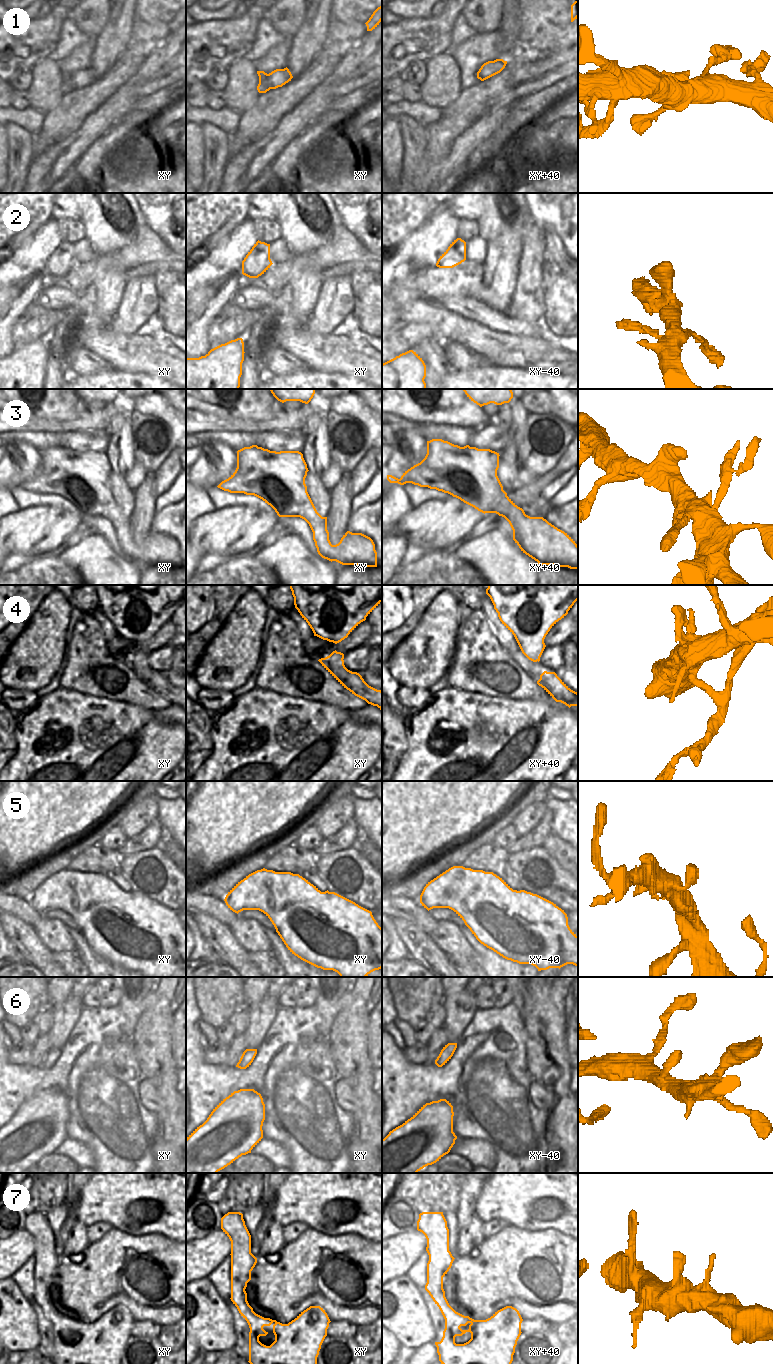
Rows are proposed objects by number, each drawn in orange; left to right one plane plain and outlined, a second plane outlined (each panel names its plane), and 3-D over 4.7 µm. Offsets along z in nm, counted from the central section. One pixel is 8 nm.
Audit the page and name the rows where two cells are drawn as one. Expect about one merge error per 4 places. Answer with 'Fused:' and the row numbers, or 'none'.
Fused: 3, 4

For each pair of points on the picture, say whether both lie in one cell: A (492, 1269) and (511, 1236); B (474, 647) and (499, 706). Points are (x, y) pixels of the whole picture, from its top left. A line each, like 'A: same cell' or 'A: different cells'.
A: same cell
B: different cells

